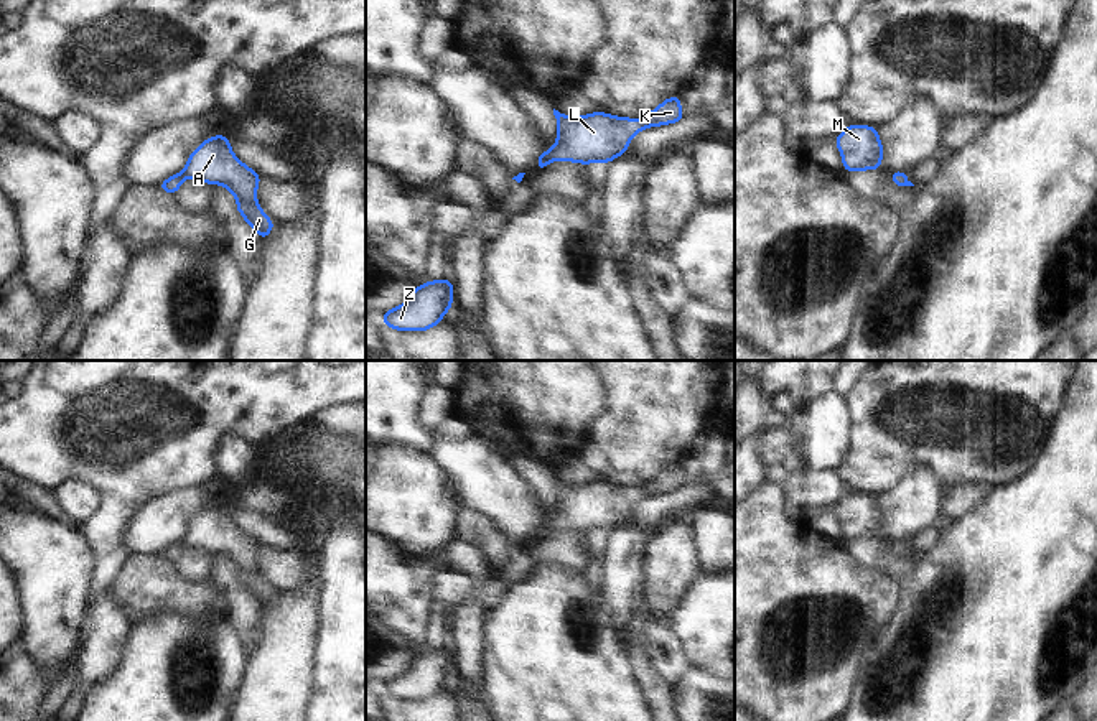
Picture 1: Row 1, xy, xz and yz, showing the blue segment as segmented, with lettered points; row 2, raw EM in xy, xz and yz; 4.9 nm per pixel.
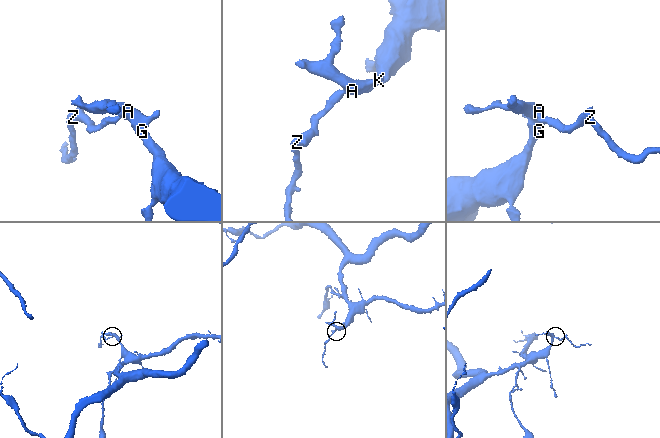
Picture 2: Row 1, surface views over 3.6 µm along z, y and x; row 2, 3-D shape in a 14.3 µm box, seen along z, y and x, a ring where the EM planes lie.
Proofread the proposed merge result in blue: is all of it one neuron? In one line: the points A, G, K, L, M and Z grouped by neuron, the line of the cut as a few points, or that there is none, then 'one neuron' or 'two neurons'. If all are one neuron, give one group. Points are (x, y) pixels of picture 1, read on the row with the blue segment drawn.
A G K L M Z; no cut; one neuron

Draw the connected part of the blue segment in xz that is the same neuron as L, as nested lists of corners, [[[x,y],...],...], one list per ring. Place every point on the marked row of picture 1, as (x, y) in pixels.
[[[679,95],[669,97],[656,110],[646,114],[646,120],[623,119],[603,112],[581,117],[567,117],[553,109],[558,132],[557,143],[537,158],[542,171],[553,160],[570,160],[590,165],[609,163],[623,155],[629,140],[646,127],[677,123],[684,117]]]

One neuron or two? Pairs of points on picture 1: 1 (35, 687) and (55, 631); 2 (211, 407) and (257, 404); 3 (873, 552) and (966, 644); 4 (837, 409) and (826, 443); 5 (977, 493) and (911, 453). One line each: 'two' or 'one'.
1: two
2: one
3: two
4: one
5: two

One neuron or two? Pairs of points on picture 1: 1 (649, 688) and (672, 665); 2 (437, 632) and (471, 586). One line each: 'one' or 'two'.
1: two
2: one

